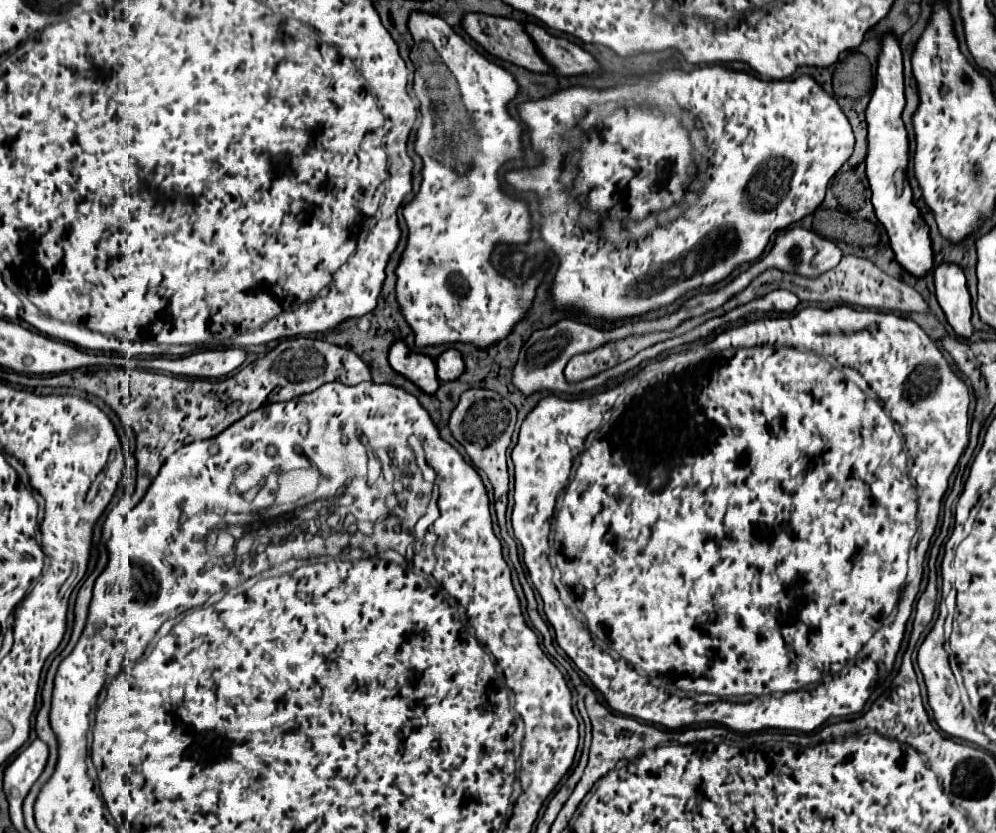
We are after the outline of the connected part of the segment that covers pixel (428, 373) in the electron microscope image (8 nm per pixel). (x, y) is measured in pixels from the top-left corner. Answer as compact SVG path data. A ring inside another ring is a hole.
M396 341L388 355L390 367L410 379L414 385L418 385L426 395L434 395L440 387L438 375L436 375L436 363L426 355L416 355L412 349L408 349L402 341Z

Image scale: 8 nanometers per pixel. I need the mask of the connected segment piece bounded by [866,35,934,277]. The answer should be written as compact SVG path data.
M892 35L882 39L882 53L878 57L876 71L876 87L872 91L872 99L866 109L868 123L868 157L866 157L866 173L872 191L872 205L878 221L884 225L890 247L896 255L896 261L912 275L924 277L934 267L934 253L930 243L930 231L924 219L920 217L918 207L912 201L912 189L906 177L908 171L908 131L902 123L902 111L906 105L904 97L904 63L898 41Z

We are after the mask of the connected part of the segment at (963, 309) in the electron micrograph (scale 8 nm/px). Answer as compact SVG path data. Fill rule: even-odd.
M940 263L934 269L934 285L936 285L936 299L946 313L950 327L960 337L972 337L972 305L970 293L966 289L964 271L954 263Z

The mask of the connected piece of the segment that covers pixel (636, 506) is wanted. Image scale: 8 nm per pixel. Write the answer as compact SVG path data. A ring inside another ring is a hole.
M834 305L830 309L806 307L792 317L772 317L772 319L764 317L756 321L745 321L741 326L719 333L708 343L692 345L688 351L674 353L646 365L638 375L627 376L620 385L617 384L608 391L572 399L564 399L556 395L544 397L537 404L534 413L528 413L528 417L524 419L518 435L518 443L512 449L512 461L514 461L512 529L514 529L514 537L522 543L528 575L534 587L538 589L538 593L542 595L544 613L556 631L558 645L576 663L576 667L592 681L592 685L604 695L606 703L614 711L642 719L646 723L662 725L670 731L686 729L700 723L720 723L738 733L754 733L762 729L810 733L820 725L824 725L826 721L830 721L832 717L838 719L860 713L872 689L880 681L884 681L894 669L894 661L906 631L906 621L912 613L914 599L920 591L920 581L924 573L922 563L930 539L938 525L942 497L948 489L948 477L952 475L962 451L968 445L968 433L970 433L968 407L970 407L968 385L950 369L950 363L946 361L938 345L926 335L926 331L918 323L914 323L910 317L898 317L894 313L856 311L850 305ZM637 379L638 389L634 391L634 395L628 395L626 399L618 399L624 387L630 381ZM590 433L596 433L596 437L592 445L586 447L586 439ZM578 455L580 455L580 465L574 479L570 481L572 463ZM908 455L914 461L910 473L916 481L916 487L906 475ZM564 489L566 489L564 503L556 513L556 499ZM554 515L556 515L554 549L556 549L556 567L560 569L560 583L568 587L572 595L580 601L578 611L582 615L582 621L570 615L568 607L562 603L556 587L552 585L552 567L548 563L548 533ZM918 521L922 527L922 535L918 549L914 551L916 557L910 559L910 571L908 571L906 565L908 549L918 529ZM896 603L898 603L898 611L892 627L886 627L885 630L879 628L873 636L872 643L868 643L874 633L872 621L878 621L880 617L888 617L894 611ZM590 633L598 637L602 643L606 643L610 649L620 653L620 659L612 659L608 653L598 651L598 647L590 639ZM836 663L844 667L840 673L832 672L832 667ZM830 673L836 674L832 675L832 683L820 683L820 679L824 679L824 675ZM650 679L664 679L676 689L682 689L686 693L708 693L718 699L732 699L732 697L738 699L744 695L754 695L754 697L768 695L768 699L756 699L746 705L718 701L712 703L712 707L708 705L698 707L696 703L692 703L692 699L680 699L676 695L670 695L666 689L654 687ZM812 683L819 684L812 691L809 689L800 691ZM770 693L788 693L788 695L782 695L782 699L774 699L770 697Z

